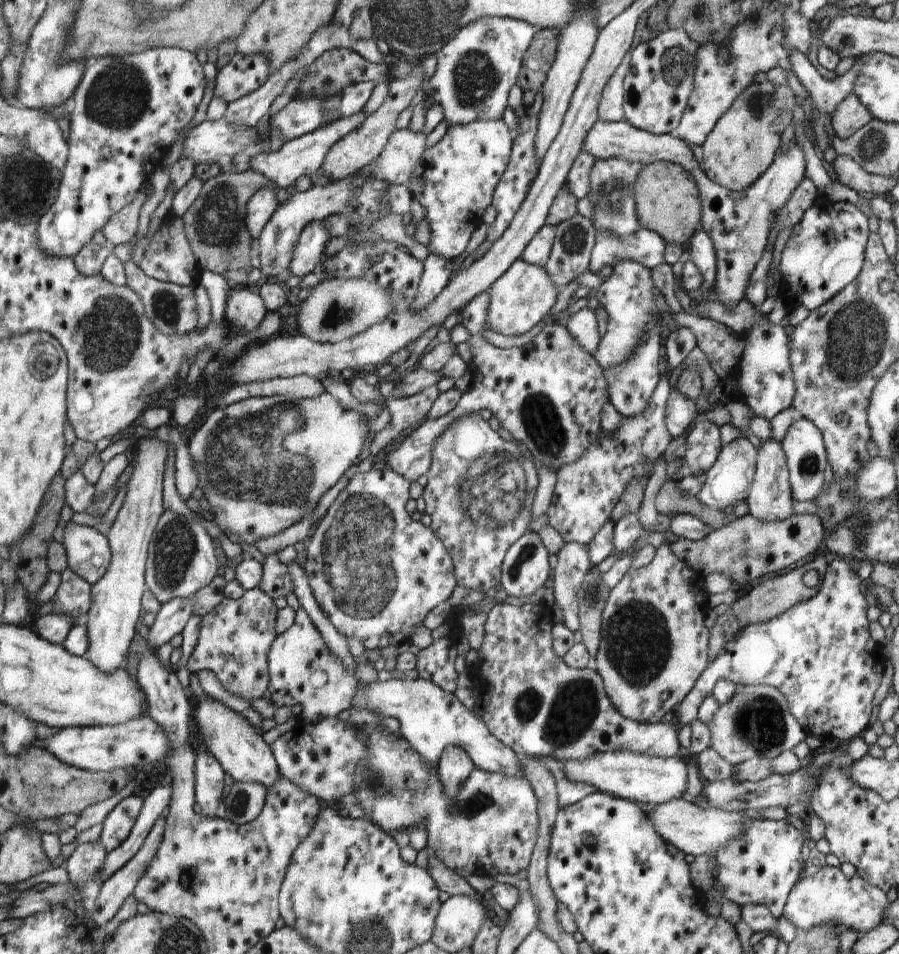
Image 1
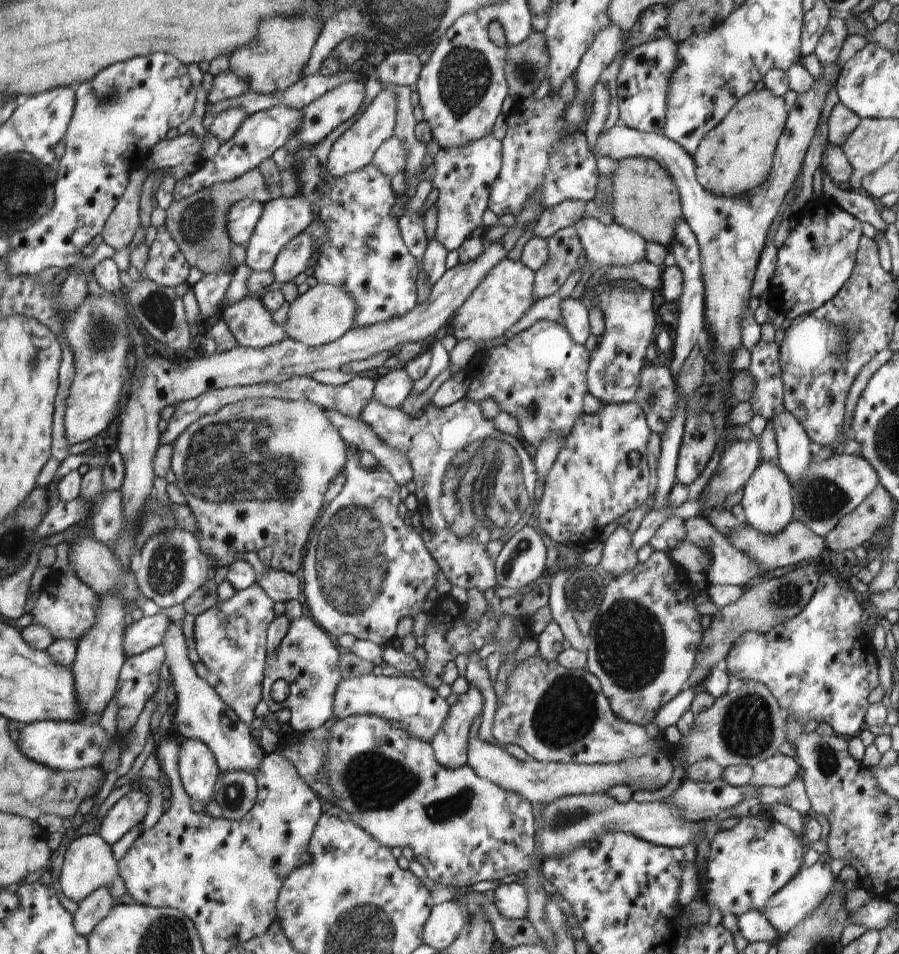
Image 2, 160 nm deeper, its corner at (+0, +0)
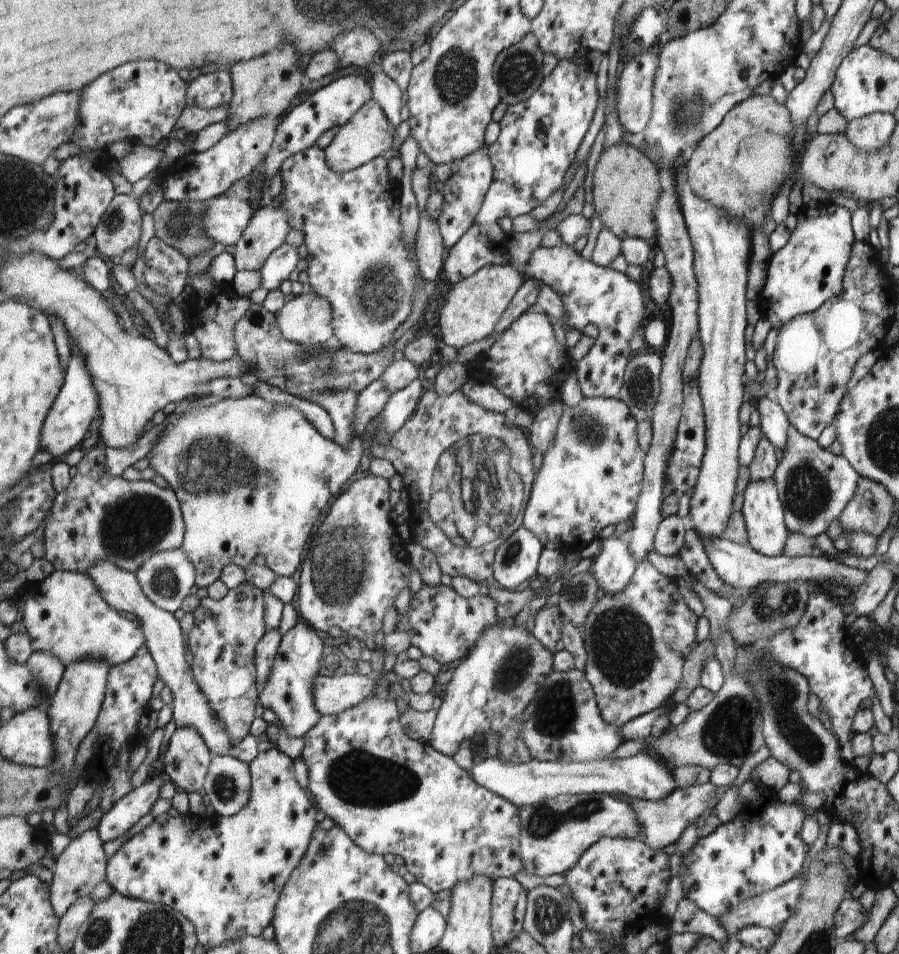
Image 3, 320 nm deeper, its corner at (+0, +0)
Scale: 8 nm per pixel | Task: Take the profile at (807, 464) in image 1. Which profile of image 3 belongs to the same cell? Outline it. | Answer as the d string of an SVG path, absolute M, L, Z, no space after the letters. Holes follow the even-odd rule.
M772 395L758 399L756 407L760 414L760 426L763 436L769 438L769 442L784 452L789 443L790 427L793 426L788 414L777 404Z

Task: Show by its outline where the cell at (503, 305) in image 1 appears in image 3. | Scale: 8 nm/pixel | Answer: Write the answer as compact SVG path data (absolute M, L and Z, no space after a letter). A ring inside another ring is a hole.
M485 265L472 276L452 285L446 300L440 304L440 324L442 339L447 346L460 349L468 344L487 338L494 332L496 322L502 318L510 300L524 282L524 273L509 265Z

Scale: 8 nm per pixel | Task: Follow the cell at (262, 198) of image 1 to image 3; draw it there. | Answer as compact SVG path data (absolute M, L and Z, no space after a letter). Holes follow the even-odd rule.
M225 194L208 201L206 233L214 245L224 244L228 249L236 246L256 214L248 201L236 195Z

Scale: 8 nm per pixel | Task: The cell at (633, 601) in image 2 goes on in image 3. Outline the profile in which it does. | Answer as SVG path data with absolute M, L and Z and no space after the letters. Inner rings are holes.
M647 559L637 564L628 586L618 594L601 594L584 624L585 674L597 694L601 717L618 729L666 704L683 678L683 667L696 640L696 614L684 604L676 584Z

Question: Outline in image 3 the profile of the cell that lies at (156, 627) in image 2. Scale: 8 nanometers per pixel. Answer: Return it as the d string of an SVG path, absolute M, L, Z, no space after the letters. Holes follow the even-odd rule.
M54 570L41 582L29 583L25 596L23 621L29 634L34 638L34 648L36 651L54 654L63 666L86 658L94 660L102 658L111 666L117 666L133 659L142 646L146 646L147 640L142 626L136 626L135 622L124 618L124 615L118 616L118 612L101 596L100 590L94 585L88 573Z

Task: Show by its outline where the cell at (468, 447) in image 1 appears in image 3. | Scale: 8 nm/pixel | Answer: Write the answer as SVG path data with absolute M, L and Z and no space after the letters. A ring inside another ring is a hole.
M428 386L420 398L413 416L406 420L403 428L400 428L387 444L376 438L376 430L381 430L382 424L378 420L370 420L363 435L365 443L365 454L372 459L381 458L392 462L396 473L403 477L406 483L412 483L414 492L418 492L418 500L414 502L414 512L411 528L411 542L420 544L422 548L430 550L436 556L442 574L456 578L456 576L466 576L472 582L476 582L479 587L490 588L496 583L493 578L493 563L497 549L510 537L518 528L524 524L524 510L530 500L530 492L533 491L536 478L535 468L532 466L532 452L528 446L528 440L524 436L523 430L516 426L506 424L505 414L498 414L490 410L484 410L471 402L461 390L450 394L450 396L438 396L434 387ZM392 439L392 440L391 440ZM454 444L460 444L457 449L457 462L461 466L461 498L464 504L464 514L462 520L456 520L456 526L448 526L448 530L440 530L430 519L428 504L431 498L431 490L434 478L434 470L438 466L440 456ZM458 530L458 540L448 539L448 534L454 534Z

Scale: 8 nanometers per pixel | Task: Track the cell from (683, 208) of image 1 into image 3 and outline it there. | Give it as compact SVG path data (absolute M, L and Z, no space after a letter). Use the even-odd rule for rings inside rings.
M614 144L603 150L592 180L592 206L602 225L620 241L640 238L646 241L657 238L657 208L661 200L661 172L648 156L633 146Z

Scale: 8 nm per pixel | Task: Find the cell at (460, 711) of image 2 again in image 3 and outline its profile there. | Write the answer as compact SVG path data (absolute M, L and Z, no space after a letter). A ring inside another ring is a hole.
M498 621L489 628L452 672L429 741L444 756L454 756L466 736L474 735L479 727L500 726L498 757L502 762L523 764L532 759L522 734L522 716L550 675L552 654L525 626L508 623Z

